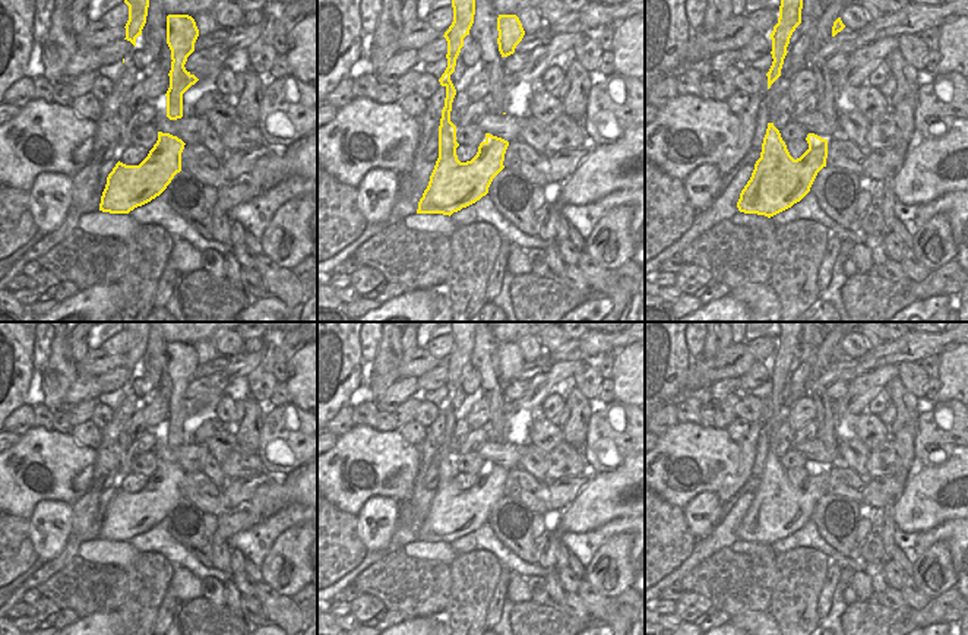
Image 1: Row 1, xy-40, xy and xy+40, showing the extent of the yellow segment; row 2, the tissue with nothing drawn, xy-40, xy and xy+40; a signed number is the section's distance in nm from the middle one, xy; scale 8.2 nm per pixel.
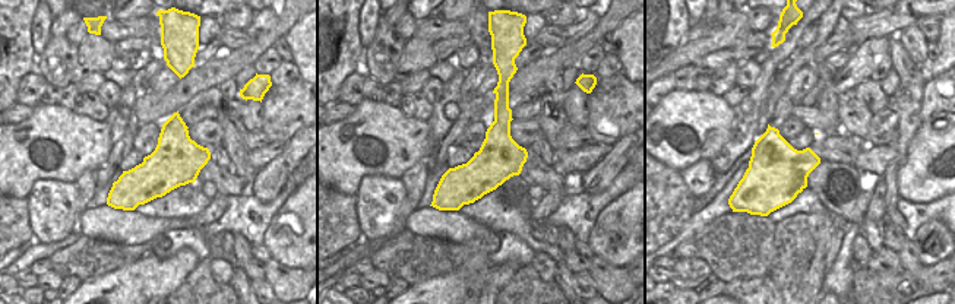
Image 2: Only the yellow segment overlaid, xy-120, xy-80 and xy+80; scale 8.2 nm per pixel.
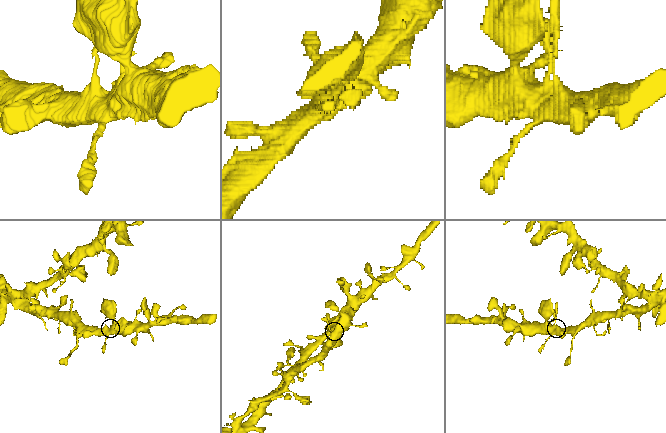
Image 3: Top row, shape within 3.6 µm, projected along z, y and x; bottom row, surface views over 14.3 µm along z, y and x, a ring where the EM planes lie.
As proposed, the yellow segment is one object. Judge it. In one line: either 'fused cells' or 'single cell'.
single cell

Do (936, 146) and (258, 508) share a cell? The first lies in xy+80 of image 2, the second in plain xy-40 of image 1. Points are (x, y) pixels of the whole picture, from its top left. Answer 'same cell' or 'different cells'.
same cell

